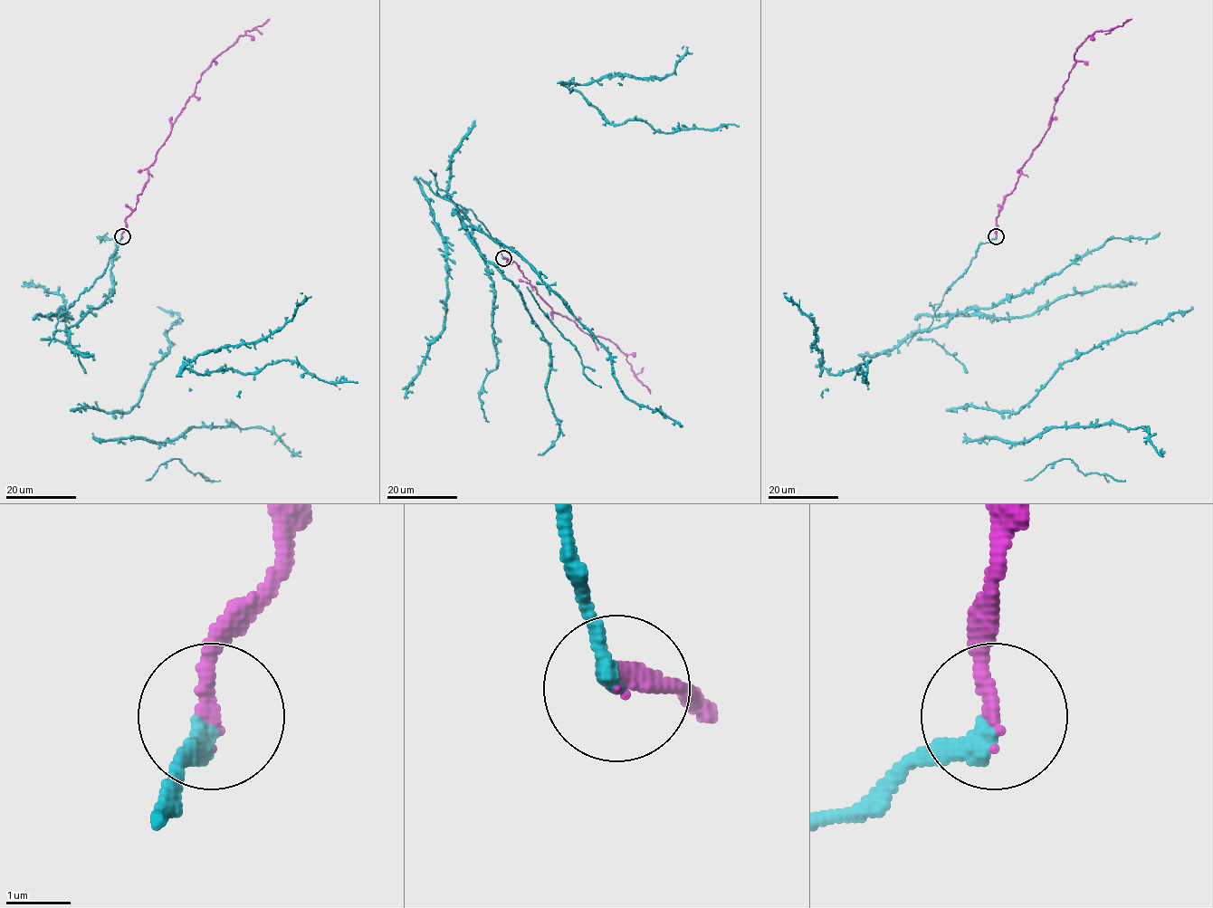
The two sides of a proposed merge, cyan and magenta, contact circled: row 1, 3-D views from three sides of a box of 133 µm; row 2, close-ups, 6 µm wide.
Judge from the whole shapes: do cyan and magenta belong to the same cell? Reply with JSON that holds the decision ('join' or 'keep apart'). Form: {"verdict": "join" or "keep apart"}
{"verdict": "join"}

